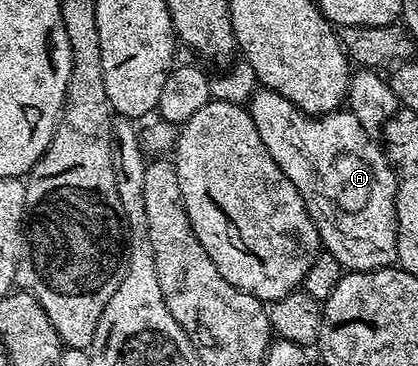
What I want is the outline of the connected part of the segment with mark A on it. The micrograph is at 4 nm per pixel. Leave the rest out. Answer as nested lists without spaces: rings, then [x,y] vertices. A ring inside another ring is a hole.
[[[265,88],[255,89],[249,98],[248,109],[272,160],[280,164],[284,176],[288,176],[300,192],[310,219],[316,224],[318,240],[325,253],[336,256],[338,263],[350,272],[393,267],[398,260],[394,193],[400,178],[394,175],[395,167],[388,161],[383,147],[378,142],[377,146],[371,134],[360,128],[360,120],[346,108],[339,108],[333,114],[306,114],[284,96]]]

